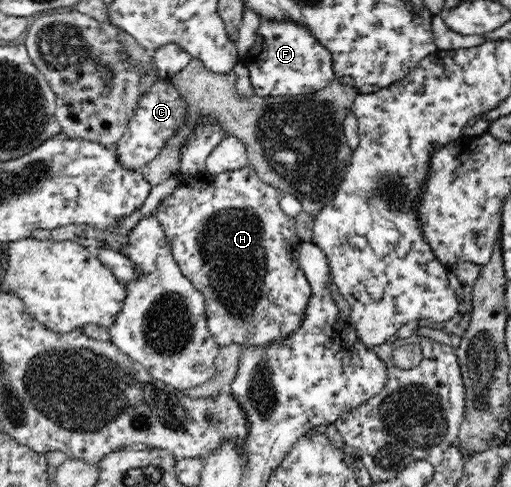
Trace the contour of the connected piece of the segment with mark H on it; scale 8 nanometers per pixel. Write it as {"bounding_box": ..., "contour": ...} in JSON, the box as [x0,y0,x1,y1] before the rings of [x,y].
{"bounding_box":[155,165,312,348],"contour":[[[250,165],[240,169],[212,176],[206,172],[200,172],[186,179],[180,178],[181,186],[174,188],[174,192],[168,194],[168,198],[162,200],[162,204],[158,204],[158,212],[156,212],[155,217],[159,220],[160,226],[168,237],[174,260],[177,262],[183,275],[187,276],[193,287],[204,296],[206,324],[216,344],[220,347],[228,344],[237,344],[243,348],[250,348],[250,346],[258,348],[258,346],[268,346],[268,344],[280,342],[280,340],[288,338],[290,334],[294,334],[294,330],[298,328],[298,324],[302,322],[305,316],[304,308],[308,306],[308,298],[311,296],[312,287],[310,287],[310,283],[308,283],[308,279],[306,279],[306,275],[304,275],[299,263],[298,249],[302,243],[297,230],[294,229],[295,219],[292,216],[288,216],[279,205],[281,193],[271,185],[264,183],[258,177],[256,170],[251,168]]]}

